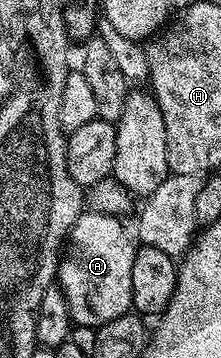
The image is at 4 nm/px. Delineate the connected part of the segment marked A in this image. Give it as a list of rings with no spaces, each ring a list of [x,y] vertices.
[[[90,210],[88,213],[83,213],[75,221],[75,225],[69,231],[67,236],[67,242],[63,247],[63,254],[59,259],[59,266],[57,268],[57,278],[56,282],[61,288],[61,292],[65,295],[65,303],[69,307],[69,317],[70,320],[76,326],[79,327],[102,327],[107,321],[115,321],[115,317],[123,317],[124,315],[130,314],[131,308],[133,306],[133,298],[131,297],[131,261],[133,260],[133,252],[135,250],[134,240],[131,238],[129,240],[129,235],[125,232],[125,227],[120,218],[116,215],[104,215],[95,210]]]

